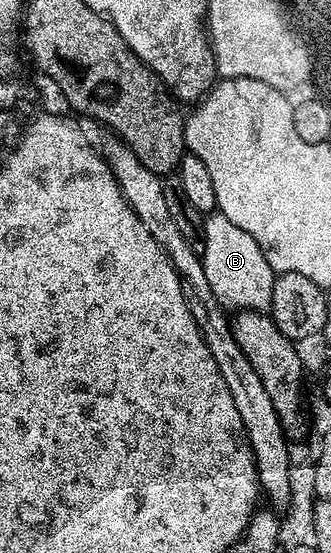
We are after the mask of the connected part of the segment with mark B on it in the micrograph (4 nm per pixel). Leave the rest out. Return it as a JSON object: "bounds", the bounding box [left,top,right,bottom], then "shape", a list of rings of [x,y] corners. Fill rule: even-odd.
{"bounds":[201,211,277,310],"shape":[[[218,211],[210,212],[204,218],[202,229],[205,237],[205,247],[201,249],[202,263],[213,294],[240,310],[268,310],[273,304],[277,273],[267,261],[265,251],[258,242],[245,229]]]}

